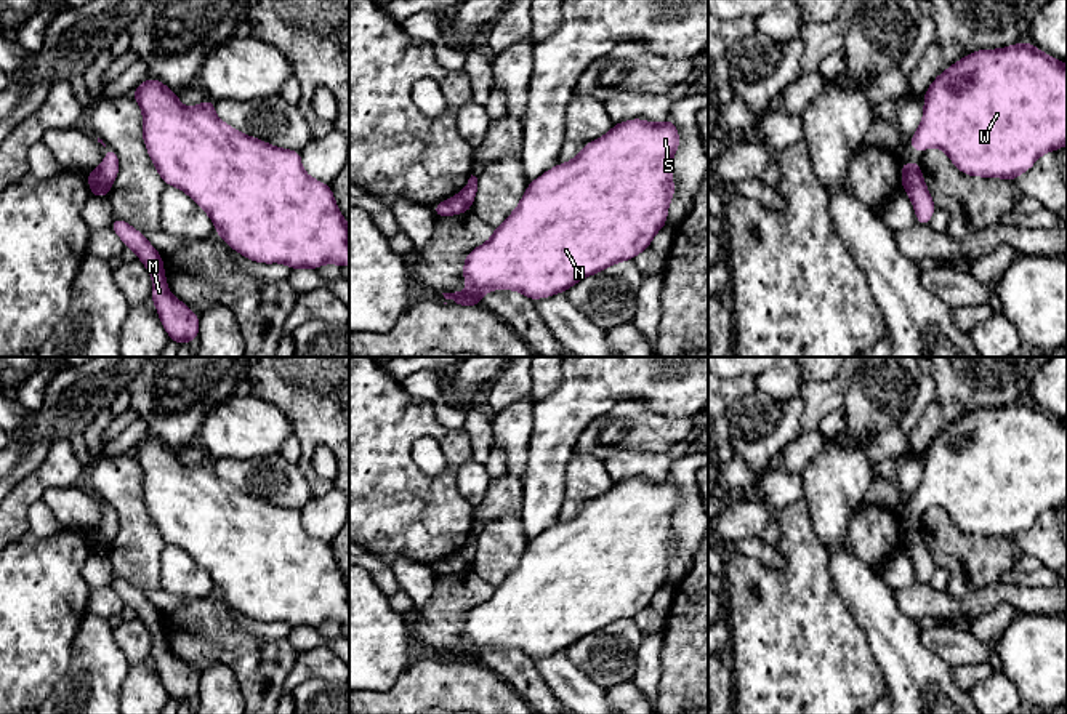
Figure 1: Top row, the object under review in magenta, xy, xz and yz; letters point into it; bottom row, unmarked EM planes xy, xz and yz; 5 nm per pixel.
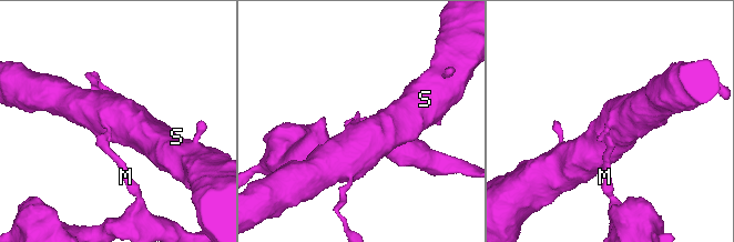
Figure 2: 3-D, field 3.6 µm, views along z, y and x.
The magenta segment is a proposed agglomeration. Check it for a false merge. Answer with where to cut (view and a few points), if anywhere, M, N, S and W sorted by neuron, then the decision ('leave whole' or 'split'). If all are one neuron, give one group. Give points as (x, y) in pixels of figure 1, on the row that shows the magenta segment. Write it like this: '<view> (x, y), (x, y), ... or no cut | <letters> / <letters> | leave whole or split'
xy (95, 168), (101, 181), (109, 188) | M / N S W | split

